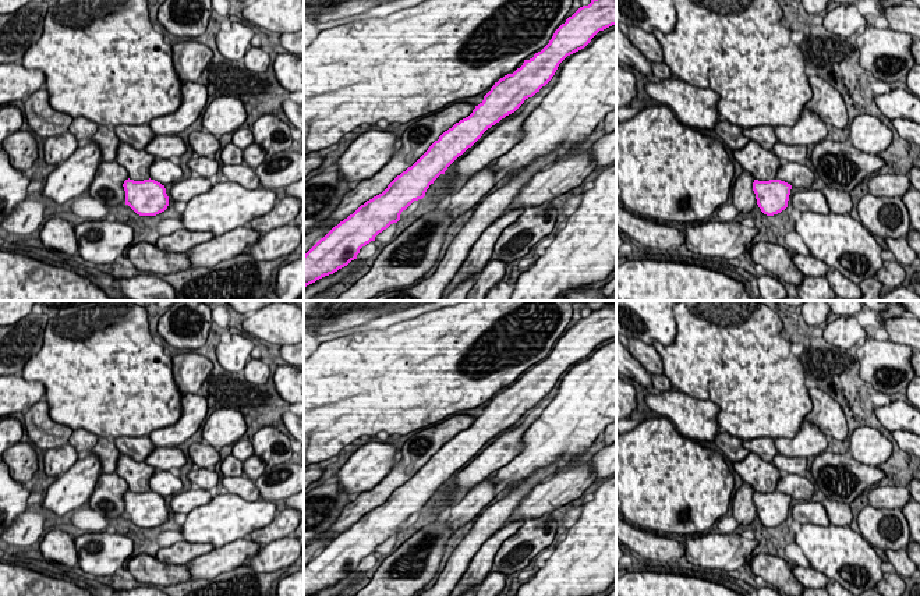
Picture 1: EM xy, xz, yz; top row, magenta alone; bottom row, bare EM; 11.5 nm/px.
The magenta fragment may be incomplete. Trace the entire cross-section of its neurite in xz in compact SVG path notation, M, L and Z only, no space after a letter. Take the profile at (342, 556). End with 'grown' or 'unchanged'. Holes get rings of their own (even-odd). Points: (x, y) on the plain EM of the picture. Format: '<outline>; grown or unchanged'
M609 302L580 319L555 343L541 363L495 394L468 429L445 443L382 505L367 512L321 550L304 567L304 596L333 586L357 571L360 561L397 535L401 524L414 512L422 511L429 497L488 440L514 425L552 391L567 368L584 361L599 343L612 337L616 337L616 304Z; unchanged

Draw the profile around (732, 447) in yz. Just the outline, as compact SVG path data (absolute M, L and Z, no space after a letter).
M721 430L714 441L725 457L728 457L732 462L743 461L750 453L743 447L743 440L739 437L730 436L728 432Z

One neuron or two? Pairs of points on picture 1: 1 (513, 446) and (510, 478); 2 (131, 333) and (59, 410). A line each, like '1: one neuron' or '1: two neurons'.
1: two neurons
2: one neuron

